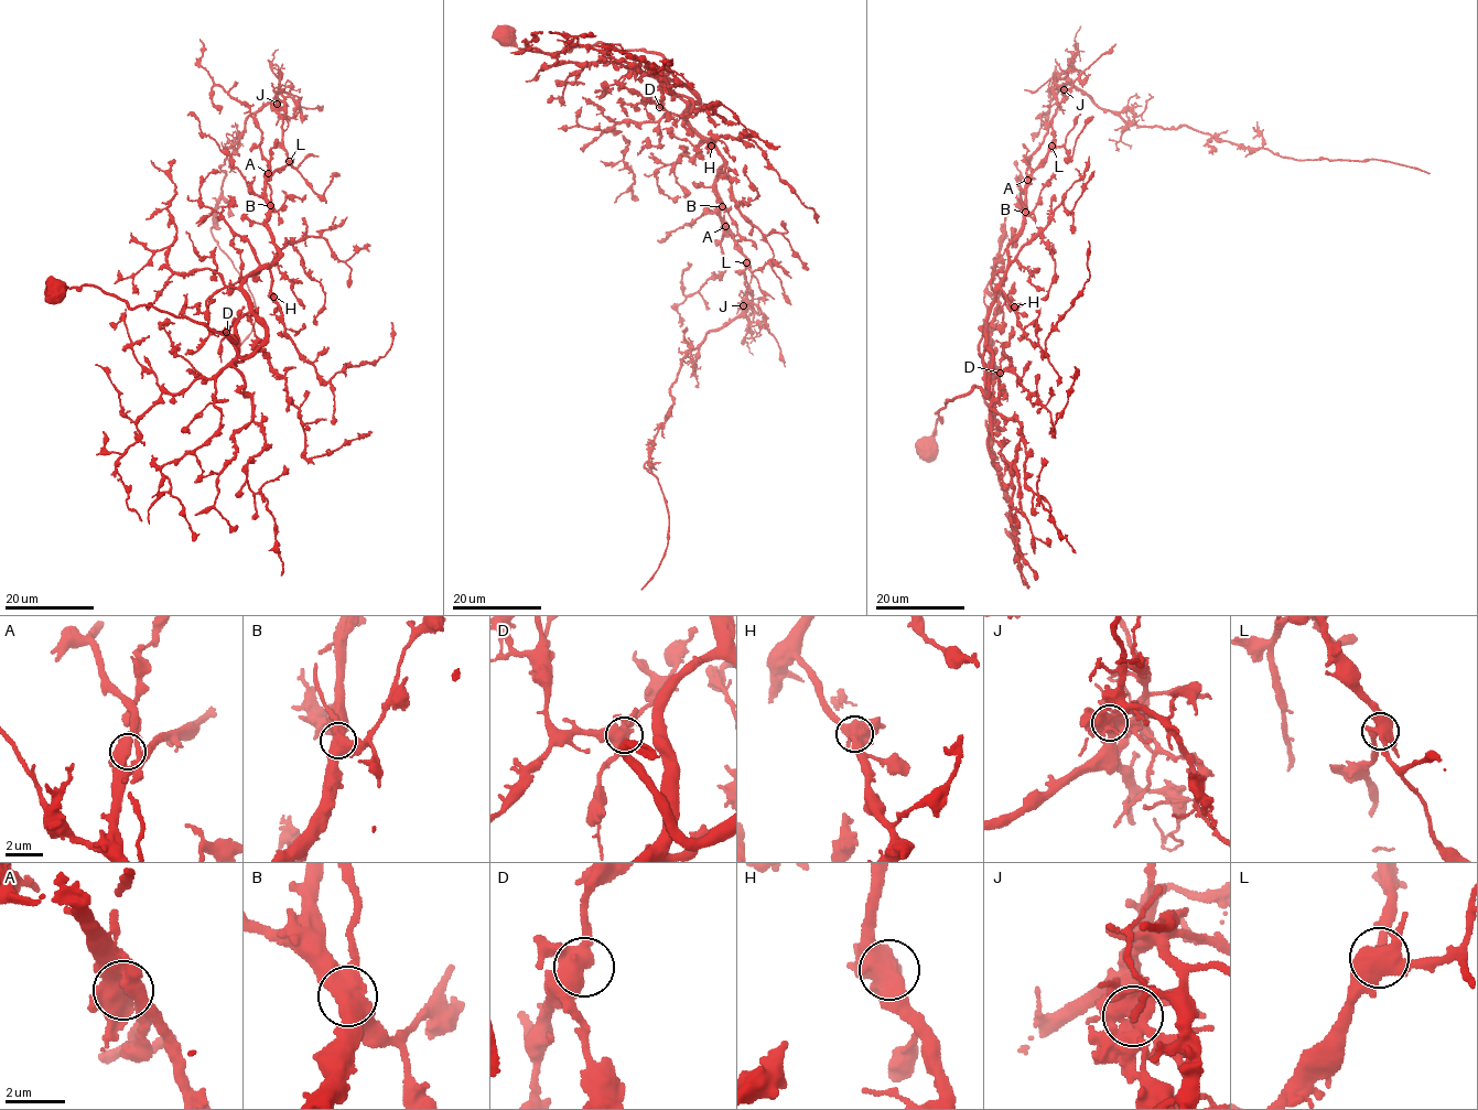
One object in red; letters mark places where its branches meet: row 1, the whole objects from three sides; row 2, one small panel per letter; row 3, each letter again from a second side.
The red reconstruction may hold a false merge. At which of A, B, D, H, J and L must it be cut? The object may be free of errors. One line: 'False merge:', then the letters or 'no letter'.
False merge: J

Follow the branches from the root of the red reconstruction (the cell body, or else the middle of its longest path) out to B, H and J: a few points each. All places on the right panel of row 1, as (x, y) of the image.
B: (925, 446), (946, 398), (974, 387), (989, 396), (982, 353), (986, 316), (1009, 263), (1007, 244), (1025, 213)
H: (925, 446), (946, 398), (974, 387), (989, 396), (982, 353), (986, 316), (1000, 289), (1014, 306)
J: (925, 446), (946, 398), (974, 387), (989, 396), (986, 316), (1064, 89)

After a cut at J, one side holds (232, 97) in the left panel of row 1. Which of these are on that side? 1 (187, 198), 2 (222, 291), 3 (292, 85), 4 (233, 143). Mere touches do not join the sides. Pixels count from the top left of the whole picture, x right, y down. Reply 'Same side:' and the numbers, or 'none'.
Same side: 1, 2

